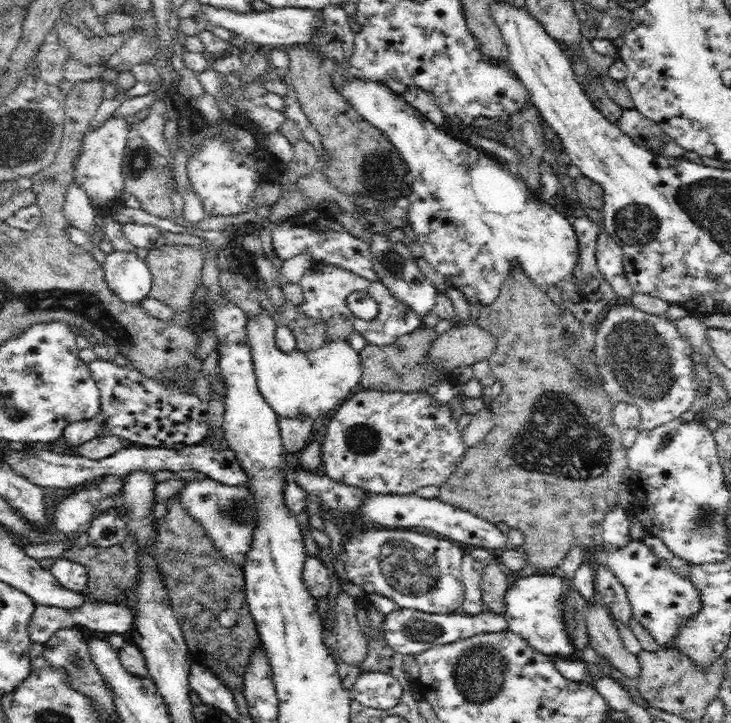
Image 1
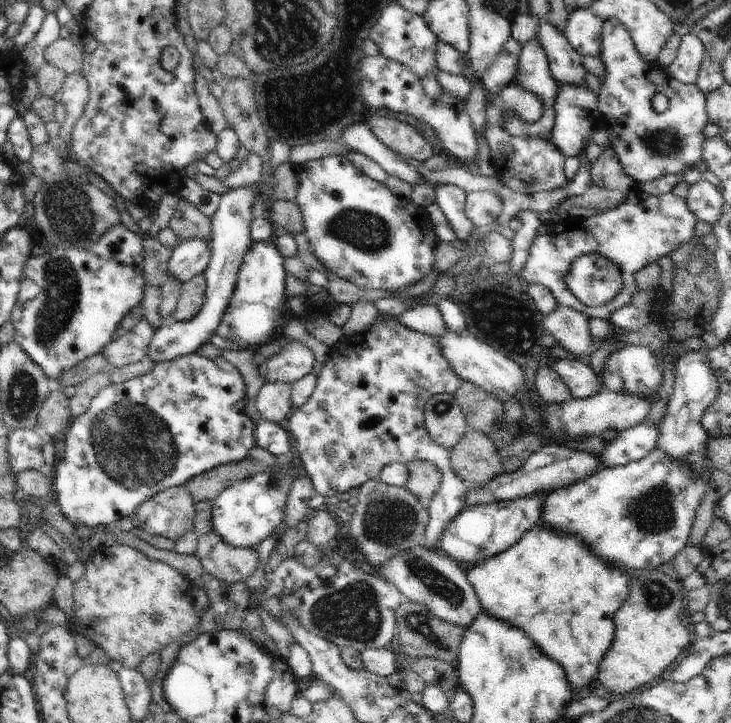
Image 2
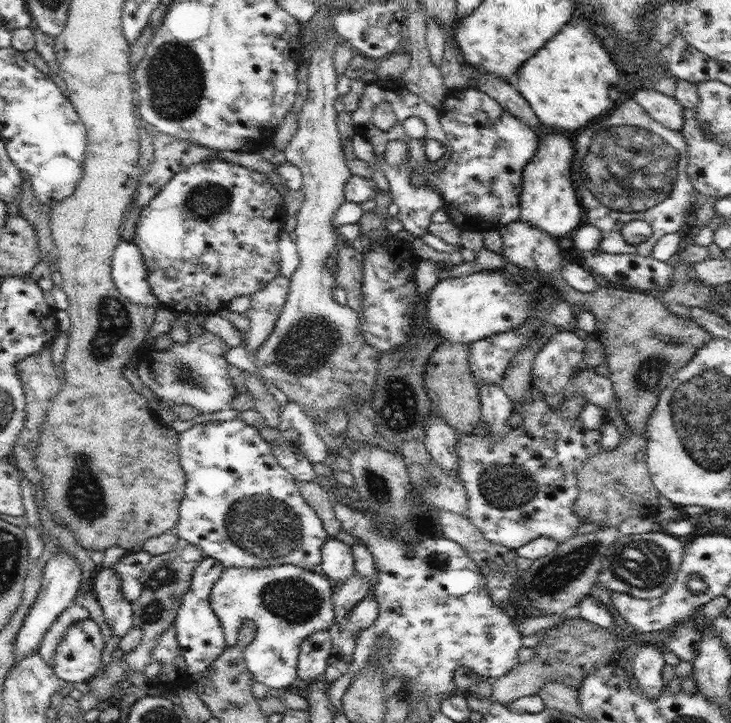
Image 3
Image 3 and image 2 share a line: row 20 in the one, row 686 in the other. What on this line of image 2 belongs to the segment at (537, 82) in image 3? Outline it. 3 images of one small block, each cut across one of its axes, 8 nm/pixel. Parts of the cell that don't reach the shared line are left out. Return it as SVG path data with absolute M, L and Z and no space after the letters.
M536 523L514 546L511 546L508 550L488 560L474 564L470 570L466 570L466 578L479 596L478 600L480 601L482 612L492 618L504 621L508 626L520 629L548 658L554 658L554 661L563 668L563 673L566 675L571 690L586 688L586 686L590 686L592 682L594 682L594 684L597 682L599 664L602 662L614 638L614 613L628 598L629 580L632 578L626 571L622 572L621 570L608 568L606 563L603 561L600 562L600 559L596 555L593 555L585 544L585 541L581 543L577 538L574 538L573 535L562 535L557 531L551 531L550 529L542 527L541 524Z

